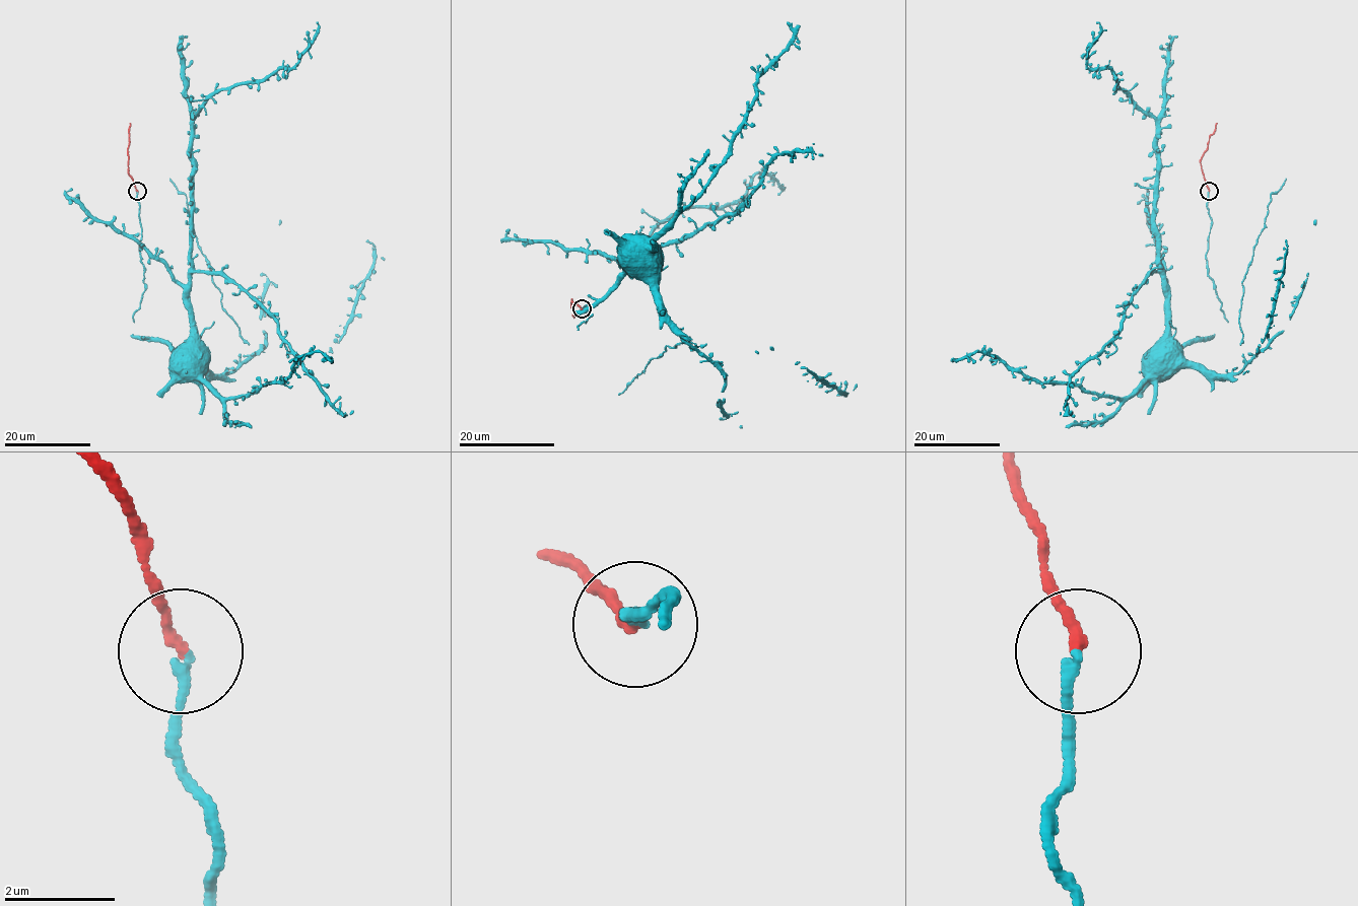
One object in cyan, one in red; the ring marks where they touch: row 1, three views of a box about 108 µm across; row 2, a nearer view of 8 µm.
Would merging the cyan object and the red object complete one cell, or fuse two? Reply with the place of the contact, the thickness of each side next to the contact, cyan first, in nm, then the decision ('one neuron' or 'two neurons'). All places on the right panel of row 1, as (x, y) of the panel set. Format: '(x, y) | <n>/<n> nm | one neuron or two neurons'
(1209, 191) | 180/190 nm | one neuron

